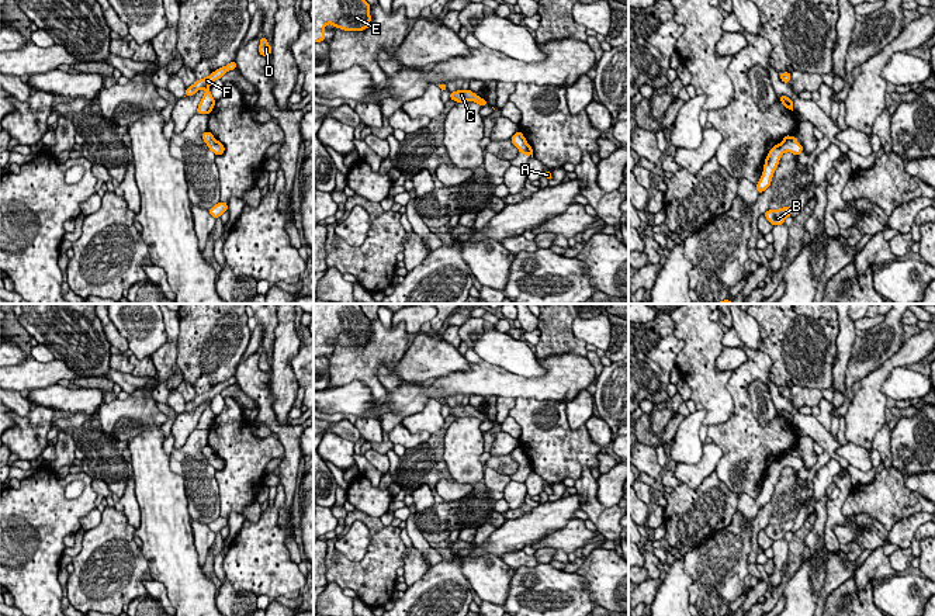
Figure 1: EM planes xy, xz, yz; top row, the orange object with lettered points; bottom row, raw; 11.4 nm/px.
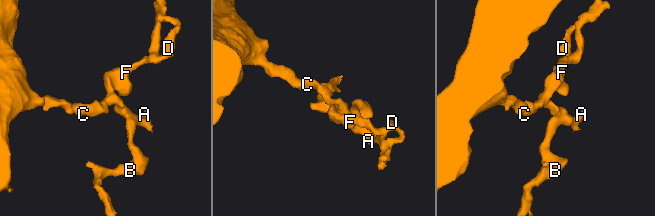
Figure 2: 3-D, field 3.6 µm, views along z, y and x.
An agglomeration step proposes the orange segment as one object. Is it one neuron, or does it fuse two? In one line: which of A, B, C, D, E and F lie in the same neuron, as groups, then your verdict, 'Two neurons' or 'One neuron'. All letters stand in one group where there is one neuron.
Groups: A B / C D E F. Two neurons

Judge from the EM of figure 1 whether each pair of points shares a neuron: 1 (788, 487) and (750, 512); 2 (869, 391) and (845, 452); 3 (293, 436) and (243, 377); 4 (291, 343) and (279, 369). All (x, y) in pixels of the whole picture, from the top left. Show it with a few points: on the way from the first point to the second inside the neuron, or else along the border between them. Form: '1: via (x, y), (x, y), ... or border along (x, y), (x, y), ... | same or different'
1: border along (759, 509), (752, 519) | different
2: border along (848, 440), (862, 446), (869, 453) | different
3: via (277, 426), (266, 415), (265, 400), (259, 393) | same
4: via (286, 349), (281, 363) | same

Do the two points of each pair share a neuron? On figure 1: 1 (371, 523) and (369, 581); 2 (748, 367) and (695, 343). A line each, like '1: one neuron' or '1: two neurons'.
1: one neuron
2: two neurons

